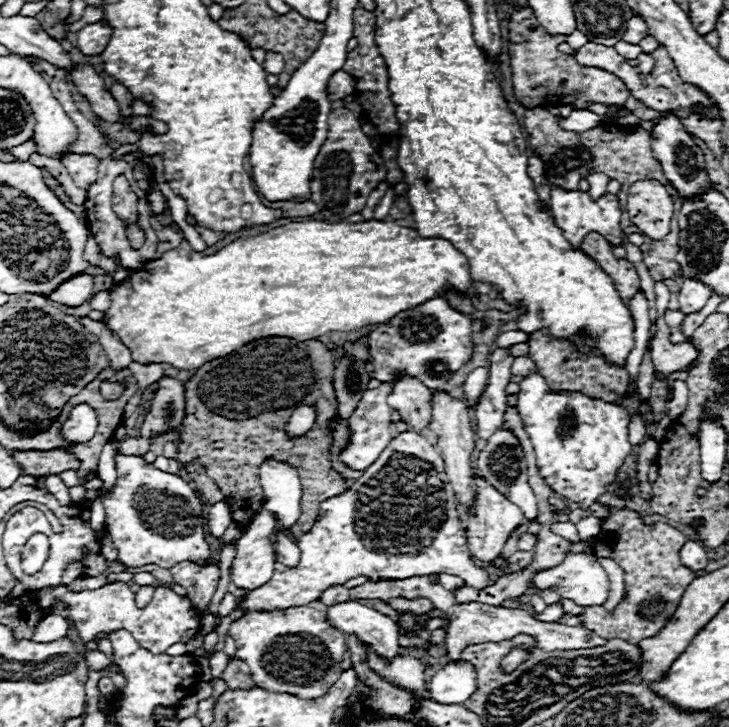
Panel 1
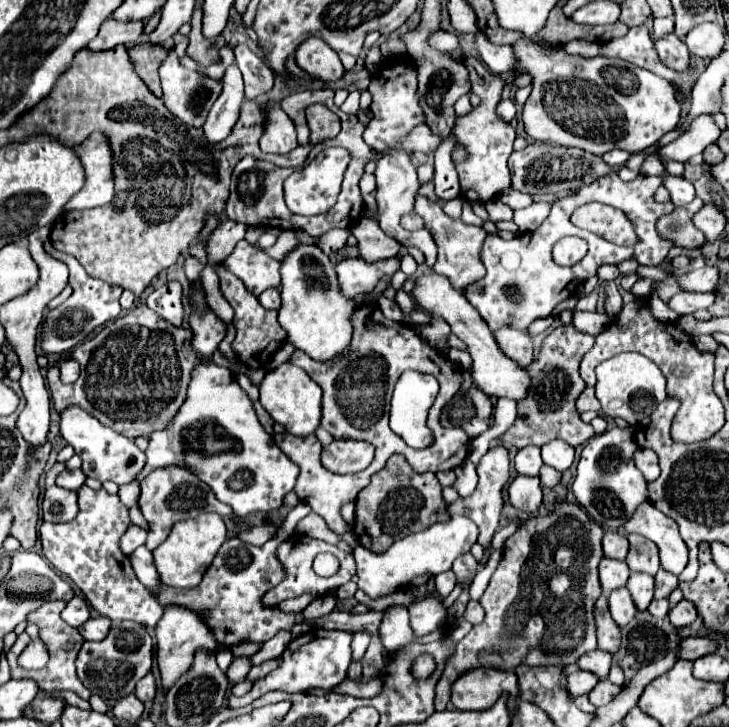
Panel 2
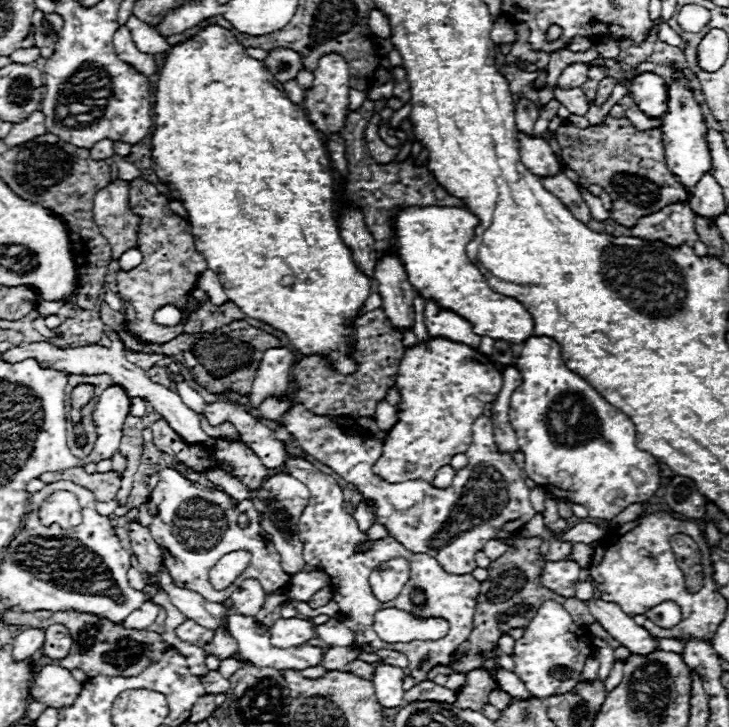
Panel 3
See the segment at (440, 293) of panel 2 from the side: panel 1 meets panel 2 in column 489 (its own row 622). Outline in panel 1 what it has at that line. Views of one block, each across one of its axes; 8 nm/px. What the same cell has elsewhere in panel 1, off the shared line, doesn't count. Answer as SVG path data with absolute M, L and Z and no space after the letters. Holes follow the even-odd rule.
M340 602L328 608L326 620L336 630L344 634L356 634L362 642L368 642L374 652L388 662L400 654L398 624L368 606L358 602Z

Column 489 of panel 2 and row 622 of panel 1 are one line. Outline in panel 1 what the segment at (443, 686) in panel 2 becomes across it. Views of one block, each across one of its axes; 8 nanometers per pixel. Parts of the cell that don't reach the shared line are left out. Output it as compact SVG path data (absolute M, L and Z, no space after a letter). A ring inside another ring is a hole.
M614 508L612 516L602 520L602 530L592 540L592 548L596 556L612 558L624 570L626 596L616 606L614 614L608 614L602 606L586 608L586 612L580 614L584 628L606 640L622 638L630 644L638 644L638 640L658 634L658 630L676 612L688 584L704 574L692 572L680 562L680 548L684 542L686 536L668 524L658 522L656 526L644 526L638 512L628 508Z

